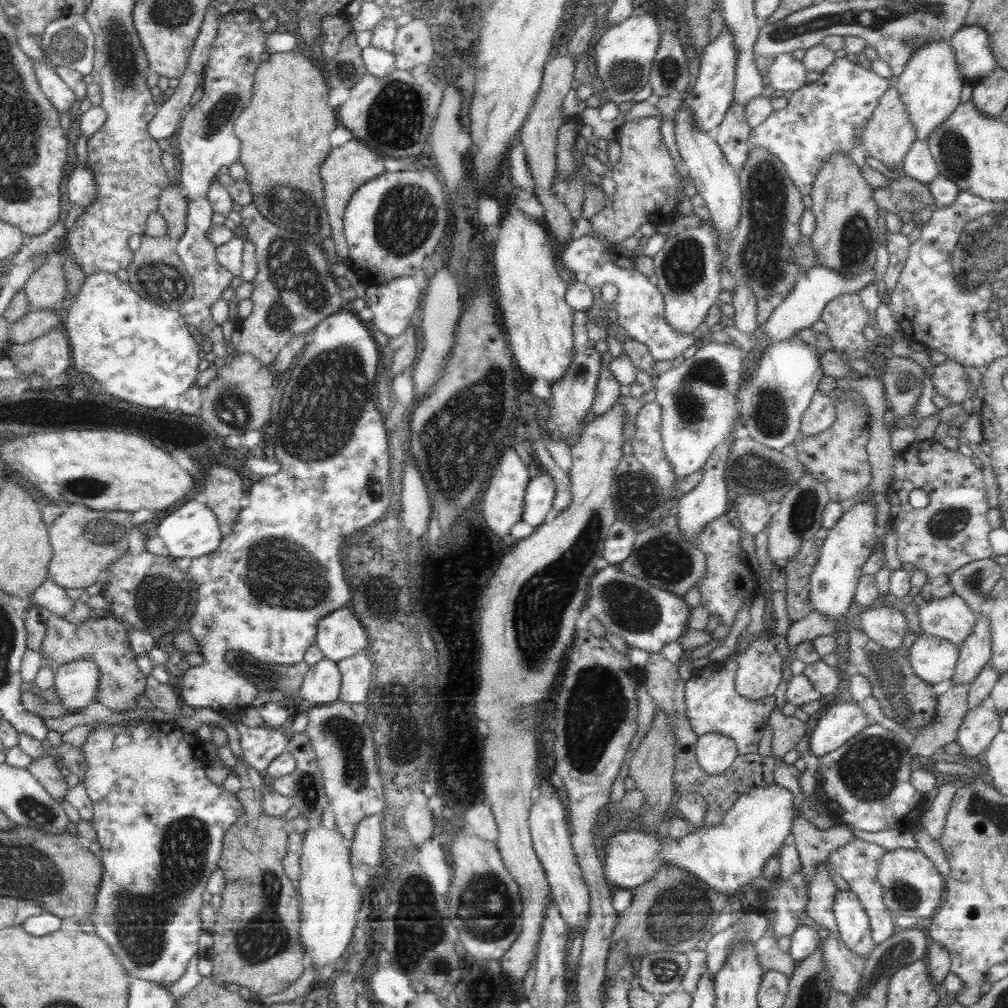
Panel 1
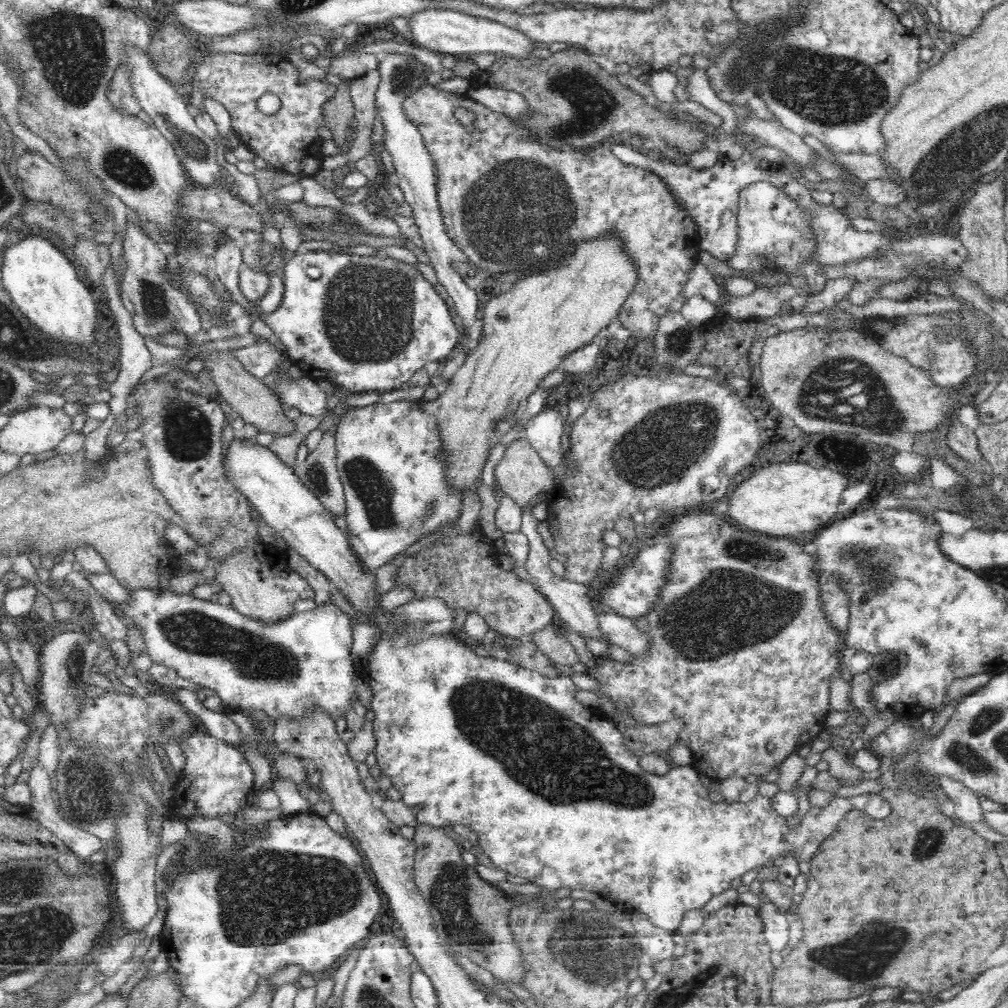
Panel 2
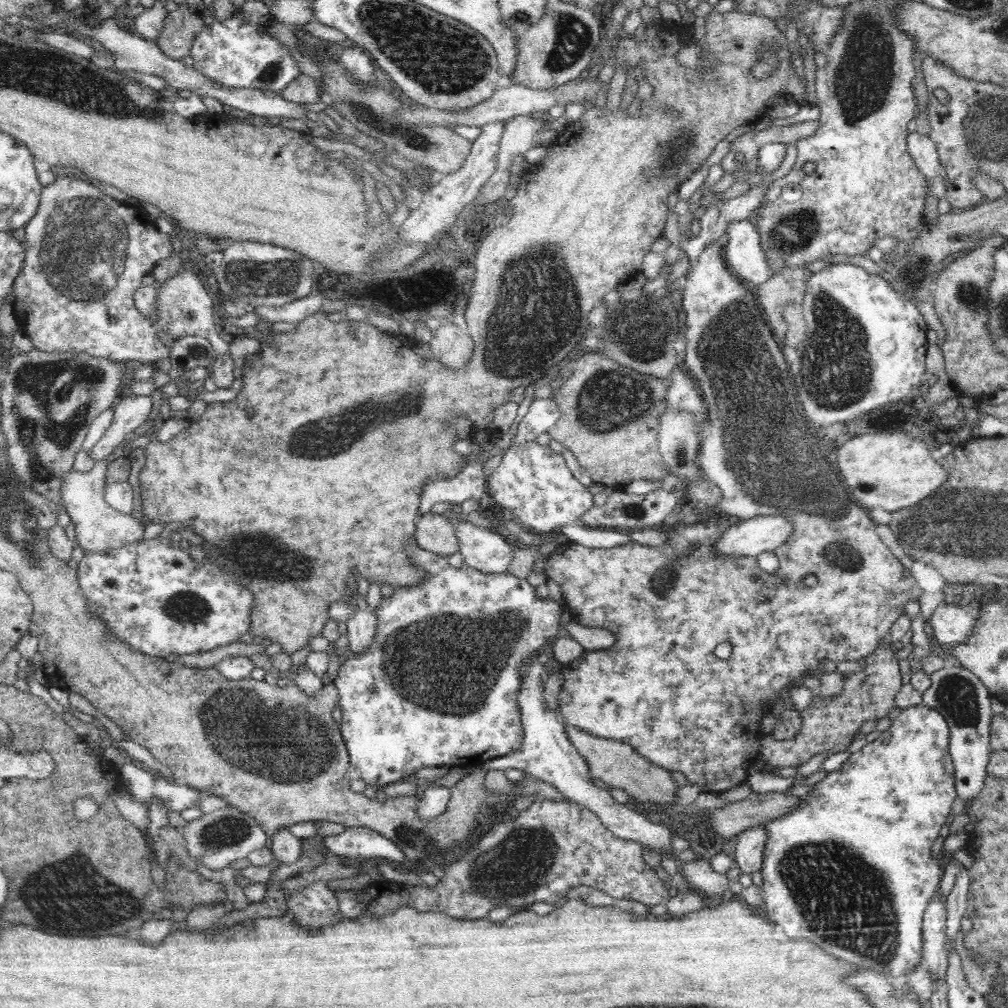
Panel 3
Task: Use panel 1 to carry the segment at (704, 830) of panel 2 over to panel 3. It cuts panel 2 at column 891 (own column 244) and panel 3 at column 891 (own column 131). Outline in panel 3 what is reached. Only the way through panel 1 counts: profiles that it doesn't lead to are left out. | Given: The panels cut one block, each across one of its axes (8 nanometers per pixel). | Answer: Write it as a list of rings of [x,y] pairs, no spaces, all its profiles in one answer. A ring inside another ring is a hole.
[[[916,703],[901,709],[888,730],[881,732],[876,740],[867,743],[857,753],[850,754],[850,758],[840,770],[828,772],[820,782],[815,784],[812,792],[802,797],[803,802],[791,811],[791,814],[762,825],[769,833],[761,868],[764,880],[762,888],[765,895],[765,919],[774,922],[773,924],[780,924],[788,938],[804,938],[804,940],[816,942],[828,954],[838,956],[846,962],[872,968],[889,978],[910,974],[905,972],[906,968],[912,968],[913,971],[923,961],[922,916],[928,903],[938,893],[943,876],[939,864],[931,855],[931,848],[942,826],[946,824],[946,818],[951,814],[956,796],[955,768],[949,751],[949,726],[946,719],[936,709],[924,703]]]

